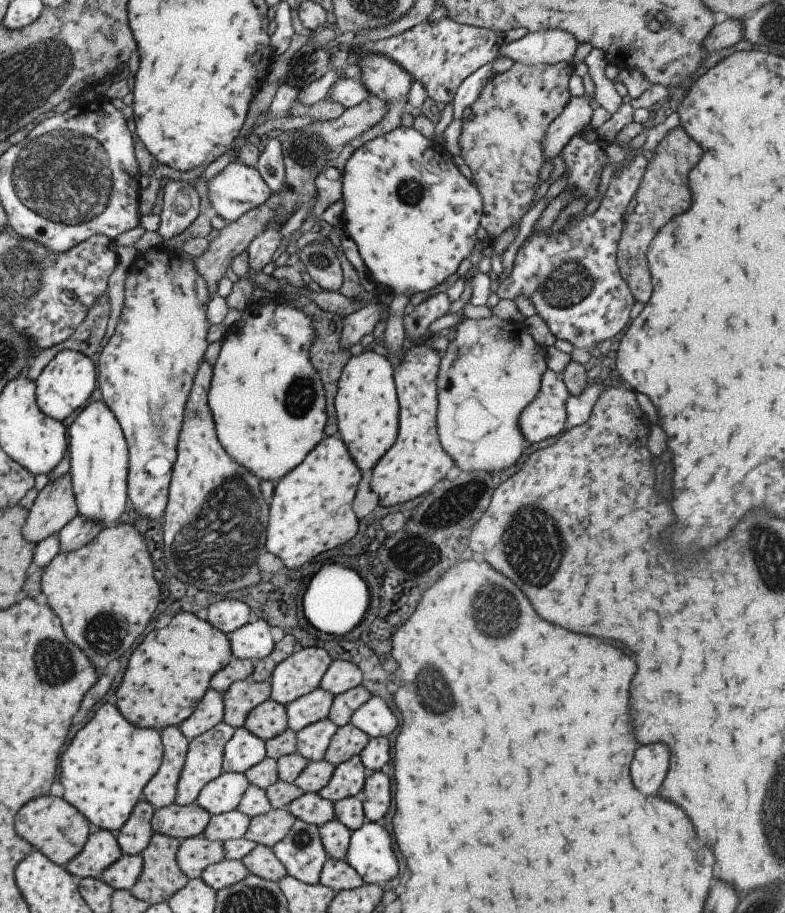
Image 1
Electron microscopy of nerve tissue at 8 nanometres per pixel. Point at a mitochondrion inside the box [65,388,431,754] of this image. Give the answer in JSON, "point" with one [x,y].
{"point":[219,540]}

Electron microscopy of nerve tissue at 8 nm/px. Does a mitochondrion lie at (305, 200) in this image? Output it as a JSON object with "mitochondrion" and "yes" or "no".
{"mitochondrion":"no"}

